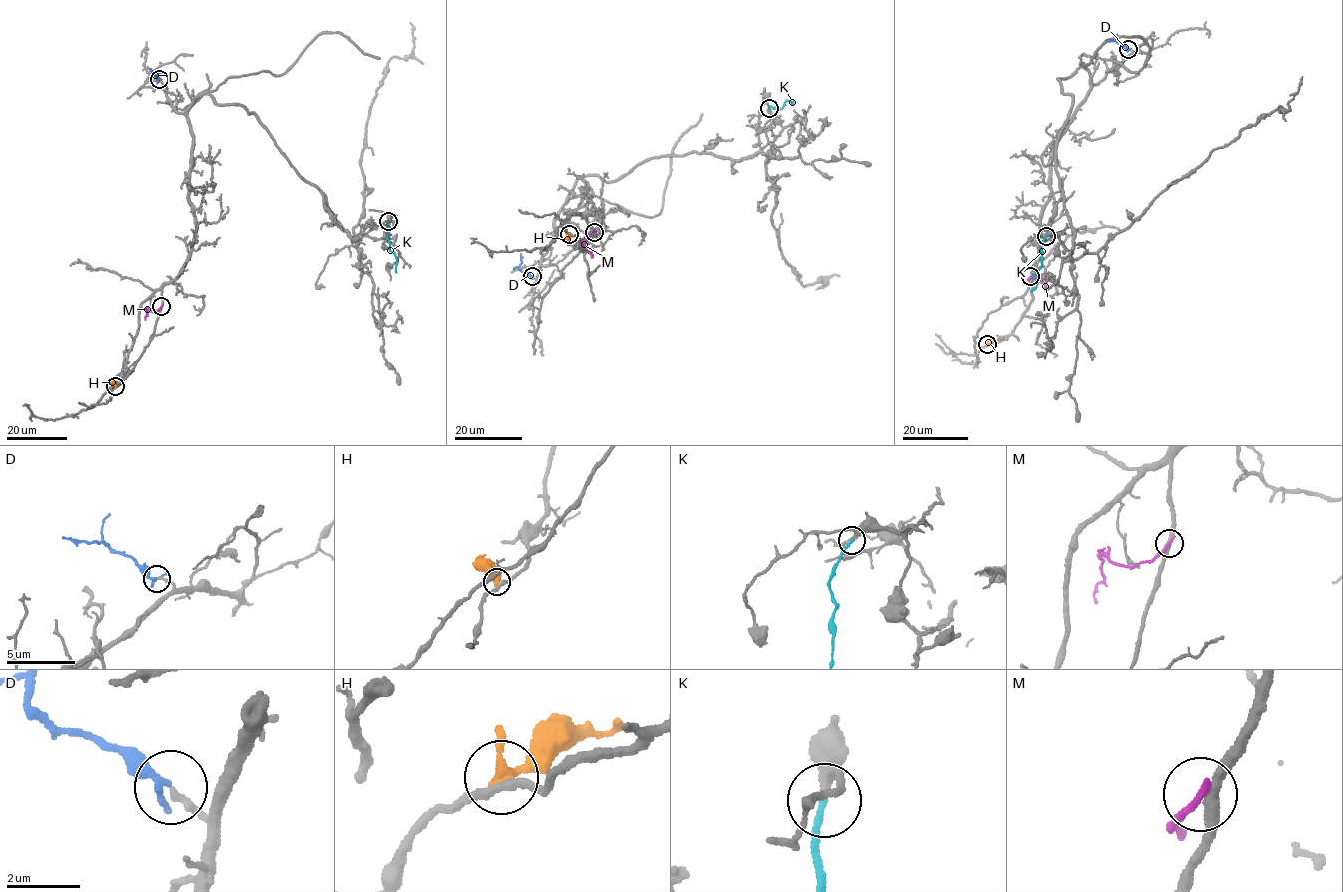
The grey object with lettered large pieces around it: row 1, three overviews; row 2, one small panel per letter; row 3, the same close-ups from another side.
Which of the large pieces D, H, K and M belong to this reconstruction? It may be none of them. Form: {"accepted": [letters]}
{"accepted": ["D", "K"]}

